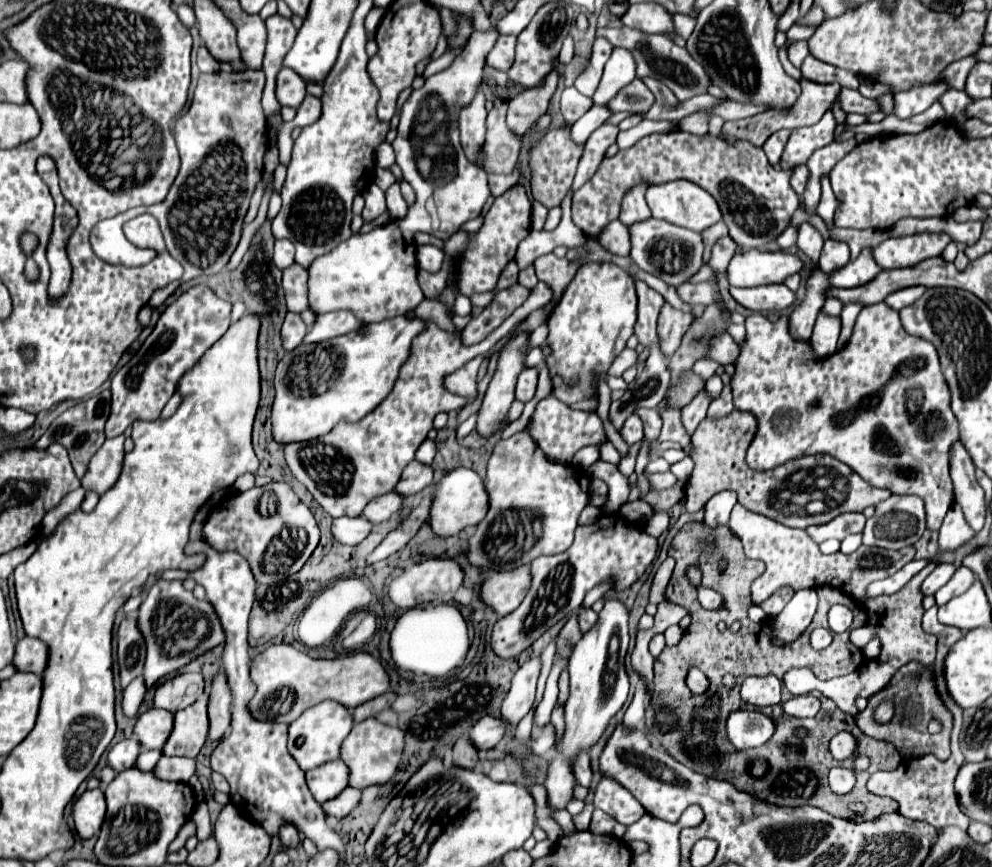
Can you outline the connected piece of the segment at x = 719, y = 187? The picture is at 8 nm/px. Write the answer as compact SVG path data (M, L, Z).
M685 131L653 133L637 141L631 149L603 159L597 173L573 193L573 223L587 235L599 235L611 221L619 219L621 201L639 183L659 185L673 179L687 179L709 191L721 207L731 239L741 249L761 249L789 225L799 205L799 195L791 189L793 169L773 169L763 157L763 149L747 139L729 143L723 137L693 135Z

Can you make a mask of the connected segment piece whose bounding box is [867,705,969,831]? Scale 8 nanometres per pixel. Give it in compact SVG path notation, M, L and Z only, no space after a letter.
M957 705L955 709L951 707L951 711L955 715L955 723L953 723L953 733L951 733L951 757L947 761L939 761L935 755L925 755L925 757L917 757L917 759L903 759L901 765L893 771L879 771L879 773L872 774L867 781L867 789L873 795L895 799L899 803L899 813L907 819L927 821L935 829L955 825L955 827L967 831L969 819L961 813L959 803L957 803L957 795L953 791L953 781L957 777L957 771L965 763L963 753L959 749L959 731L961 731L963 709Z

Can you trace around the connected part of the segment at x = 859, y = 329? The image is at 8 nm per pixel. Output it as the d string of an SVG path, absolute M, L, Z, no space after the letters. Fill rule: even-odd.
M885 303L863 307L845 349L829 355L825 361L815 357L809 343L791 339L785 315L773 323L765 315L753 313L745 319L745 327L747 341L735 363L731 389L735 409L751 411L757 419L757 433L745 457L747 465L753 471L767 471L803 455L831 455L875 487L899 495L919 495L925 501L927 527L939 529L955 499L947 451L959 437L933 343L903 331L897 311Z

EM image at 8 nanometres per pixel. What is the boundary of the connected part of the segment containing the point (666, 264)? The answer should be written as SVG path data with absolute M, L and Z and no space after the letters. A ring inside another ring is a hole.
M647 219L629 227L631 231L631 259L647 273L659 277L671 287L687 283L703 267L703 237L697 231L671 225L661 219Z

